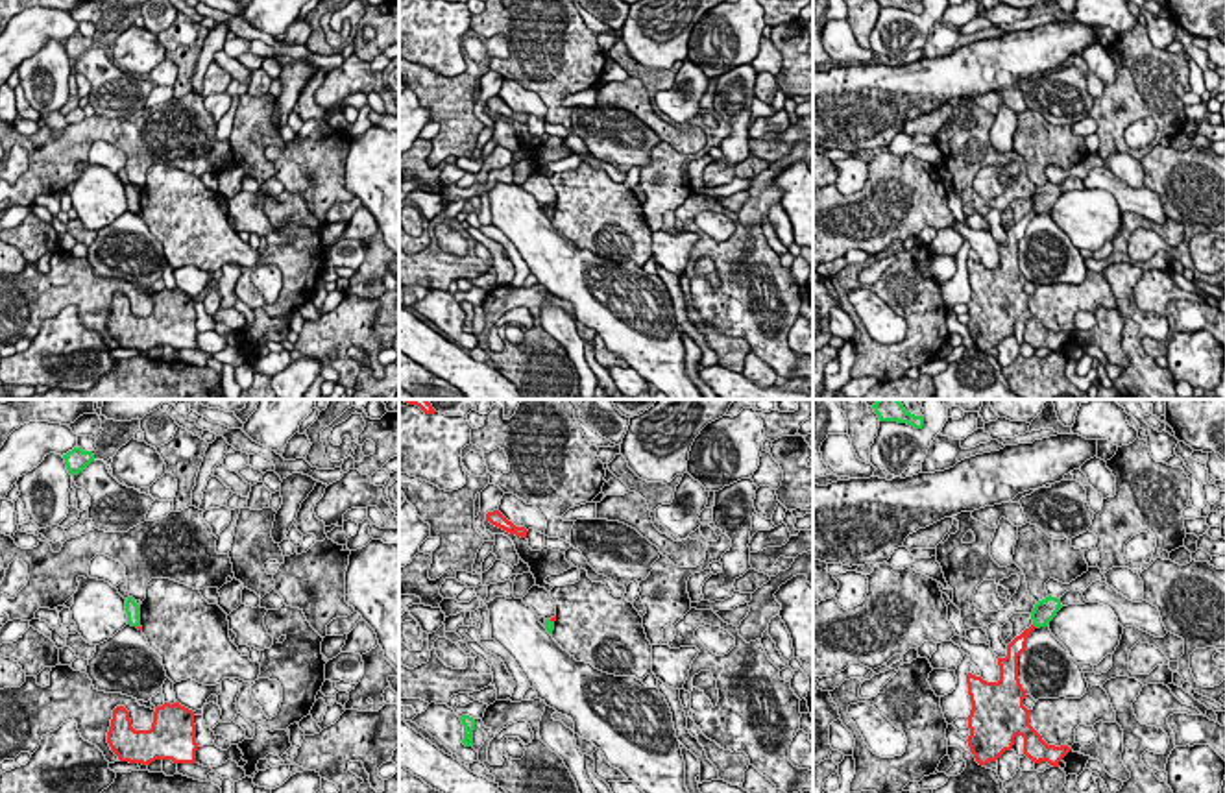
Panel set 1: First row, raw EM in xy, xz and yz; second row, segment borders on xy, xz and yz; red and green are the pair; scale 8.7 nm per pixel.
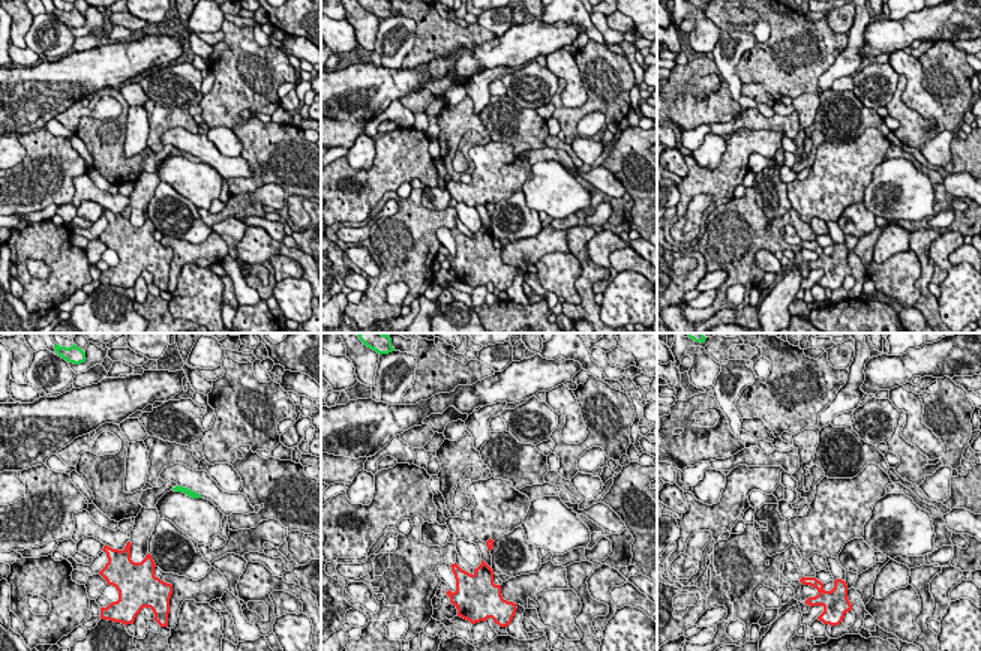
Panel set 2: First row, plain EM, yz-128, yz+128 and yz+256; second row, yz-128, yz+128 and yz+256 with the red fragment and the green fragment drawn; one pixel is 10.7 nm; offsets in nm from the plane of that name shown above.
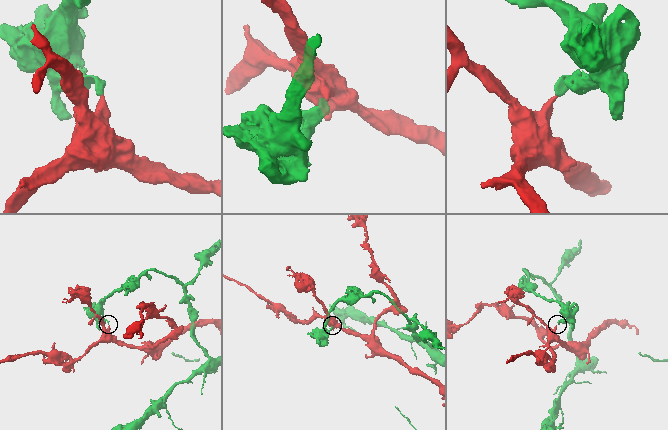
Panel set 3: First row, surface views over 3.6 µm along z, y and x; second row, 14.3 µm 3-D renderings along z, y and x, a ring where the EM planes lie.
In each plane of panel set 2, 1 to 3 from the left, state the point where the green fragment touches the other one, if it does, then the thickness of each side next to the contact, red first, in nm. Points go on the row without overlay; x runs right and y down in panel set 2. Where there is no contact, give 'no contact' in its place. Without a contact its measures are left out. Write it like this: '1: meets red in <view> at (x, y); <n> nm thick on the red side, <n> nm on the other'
1: no contact
2: no contact
3: no contact

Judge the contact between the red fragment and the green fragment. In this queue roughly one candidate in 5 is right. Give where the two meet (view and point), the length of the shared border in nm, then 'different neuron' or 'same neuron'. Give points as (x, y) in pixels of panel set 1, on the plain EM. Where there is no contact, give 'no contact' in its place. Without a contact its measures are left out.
no contact; different neuron

